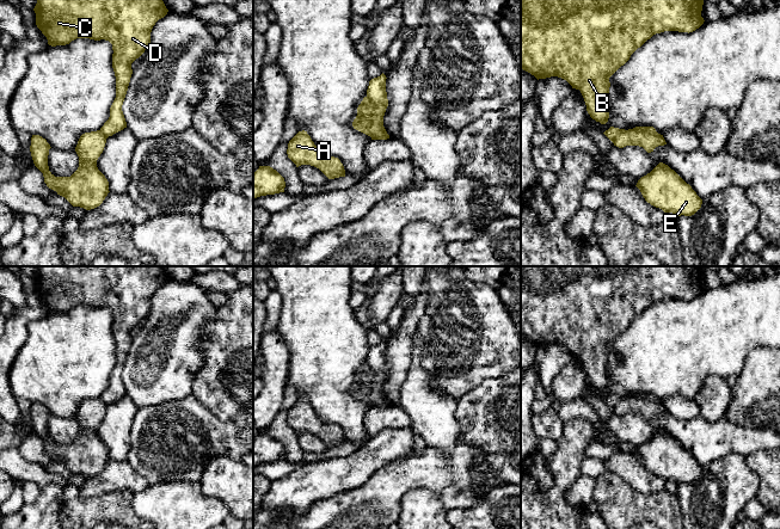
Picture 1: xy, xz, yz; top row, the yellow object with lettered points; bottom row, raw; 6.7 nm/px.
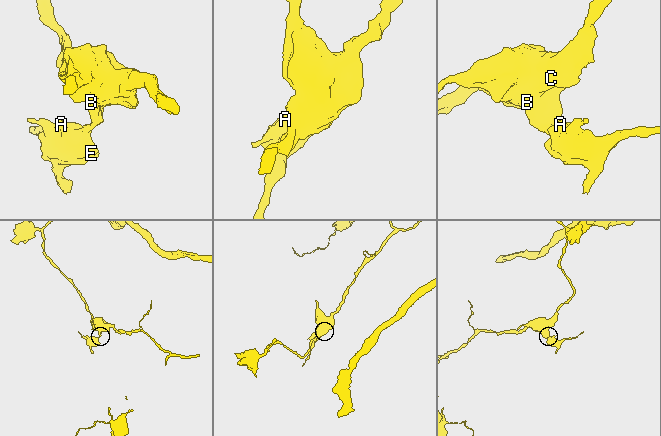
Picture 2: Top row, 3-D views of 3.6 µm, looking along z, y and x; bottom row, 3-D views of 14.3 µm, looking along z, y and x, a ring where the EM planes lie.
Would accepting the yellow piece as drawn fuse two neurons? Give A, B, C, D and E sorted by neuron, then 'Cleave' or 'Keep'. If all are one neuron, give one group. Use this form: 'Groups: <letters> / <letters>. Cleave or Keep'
Groups: A E / B C D. Cleave

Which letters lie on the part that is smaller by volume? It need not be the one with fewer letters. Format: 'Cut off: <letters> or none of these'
Cut off: A, E

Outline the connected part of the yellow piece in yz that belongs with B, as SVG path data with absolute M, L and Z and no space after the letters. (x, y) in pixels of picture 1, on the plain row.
M521 266L521 336L534 343L538 347L551 344L558 344L566 347L572 356L581 358L590 385L601 392L606 392L609 386L609 375L607 370L607 363L610 355L609 345L653 302L664 299L689 301L699 296L705 289L701 284L702 272L702 266Z

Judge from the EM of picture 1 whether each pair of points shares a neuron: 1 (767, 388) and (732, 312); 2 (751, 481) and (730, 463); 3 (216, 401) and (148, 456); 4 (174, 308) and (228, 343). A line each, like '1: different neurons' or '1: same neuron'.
1: different neurons
2: same neuron
3: different neurons
4: different neurons

